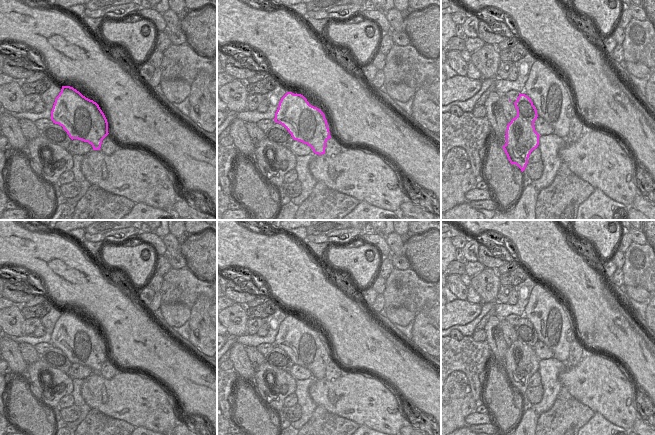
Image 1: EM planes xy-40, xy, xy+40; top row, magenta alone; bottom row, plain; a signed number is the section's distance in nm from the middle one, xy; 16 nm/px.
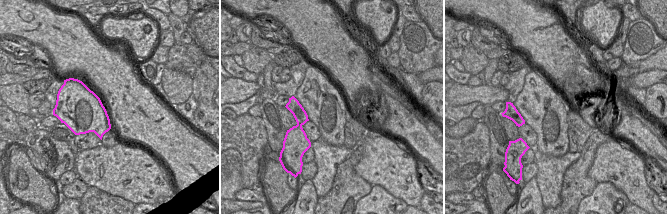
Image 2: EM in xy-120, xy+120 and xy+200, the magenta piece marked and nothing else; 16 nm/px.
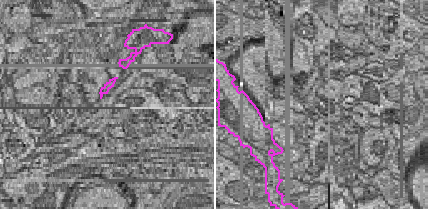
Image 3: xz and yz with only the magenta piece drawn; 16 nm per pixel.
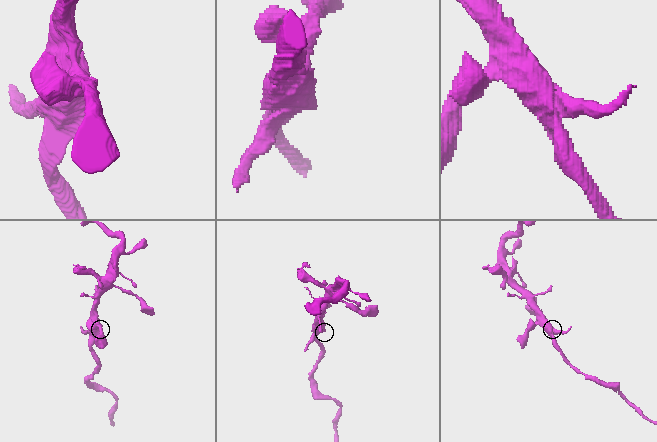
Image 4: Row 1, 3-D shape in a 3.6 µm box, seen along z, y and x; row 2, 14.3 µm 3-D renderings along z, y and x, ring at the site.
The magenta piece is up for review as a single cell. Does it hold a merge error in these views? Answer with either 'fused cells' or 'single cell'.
fused cells

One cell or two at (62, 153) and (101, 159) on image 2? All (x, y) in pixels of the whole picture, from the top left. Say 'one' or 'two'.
two

